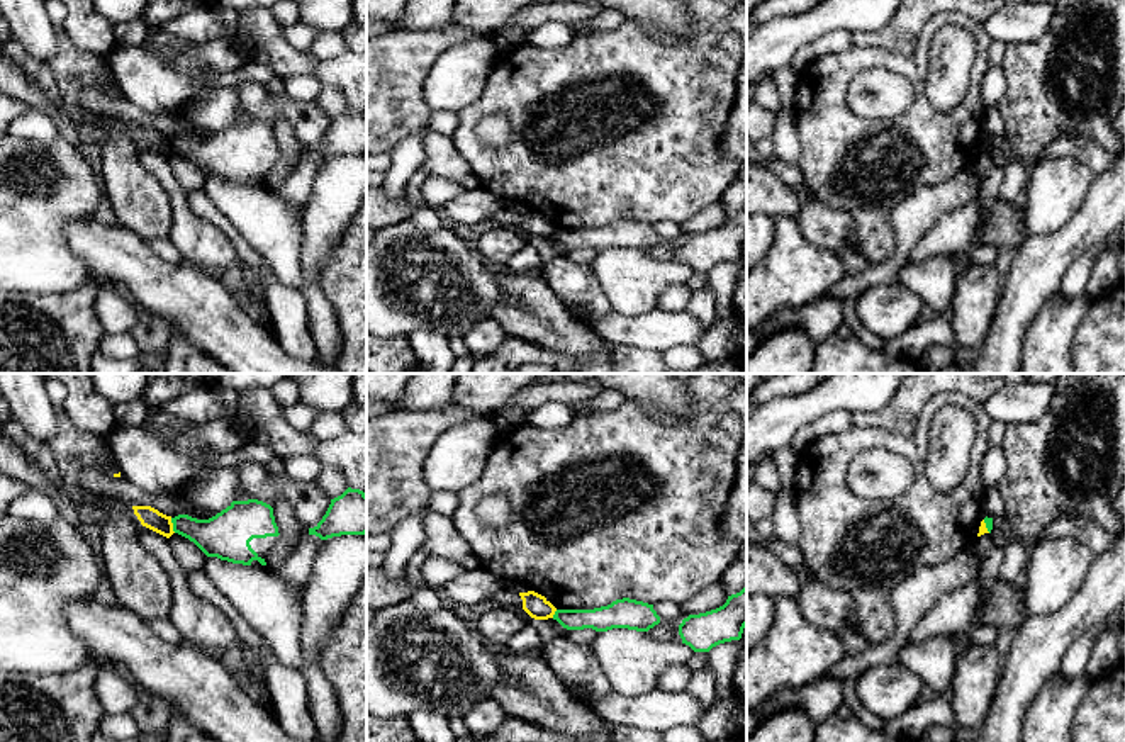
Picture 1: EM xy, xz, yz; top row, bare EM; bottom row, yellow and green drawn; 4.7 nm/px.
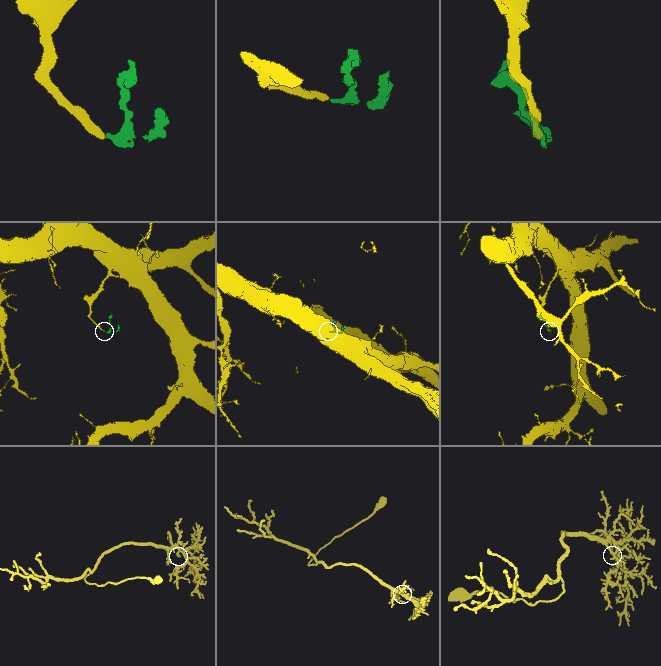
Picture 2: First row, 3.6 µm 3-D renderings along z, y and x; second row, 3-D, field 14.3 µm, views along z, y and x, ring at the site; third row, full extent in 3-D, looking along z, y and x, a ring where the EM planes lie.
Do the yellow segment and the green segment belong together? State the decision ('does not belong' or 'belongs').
does not belong

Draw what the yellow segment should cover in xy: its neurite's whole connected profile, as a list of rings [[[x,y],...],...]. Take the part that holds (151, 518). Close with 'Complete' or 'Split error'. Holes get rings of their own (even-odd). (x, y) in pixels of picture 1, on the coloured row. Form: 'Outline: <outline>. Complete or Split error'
Outline: [[[132,506],[132,509],[143,526],[166,538],[170,538],[175,533],[171,516],[160,513],[158,509],[151,506]]]. Complete

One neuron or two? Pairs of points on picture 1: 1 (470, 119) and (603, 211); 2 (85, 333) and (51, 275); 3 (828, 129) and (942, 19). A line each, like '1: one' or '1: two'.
1: one
2: two
3: one

